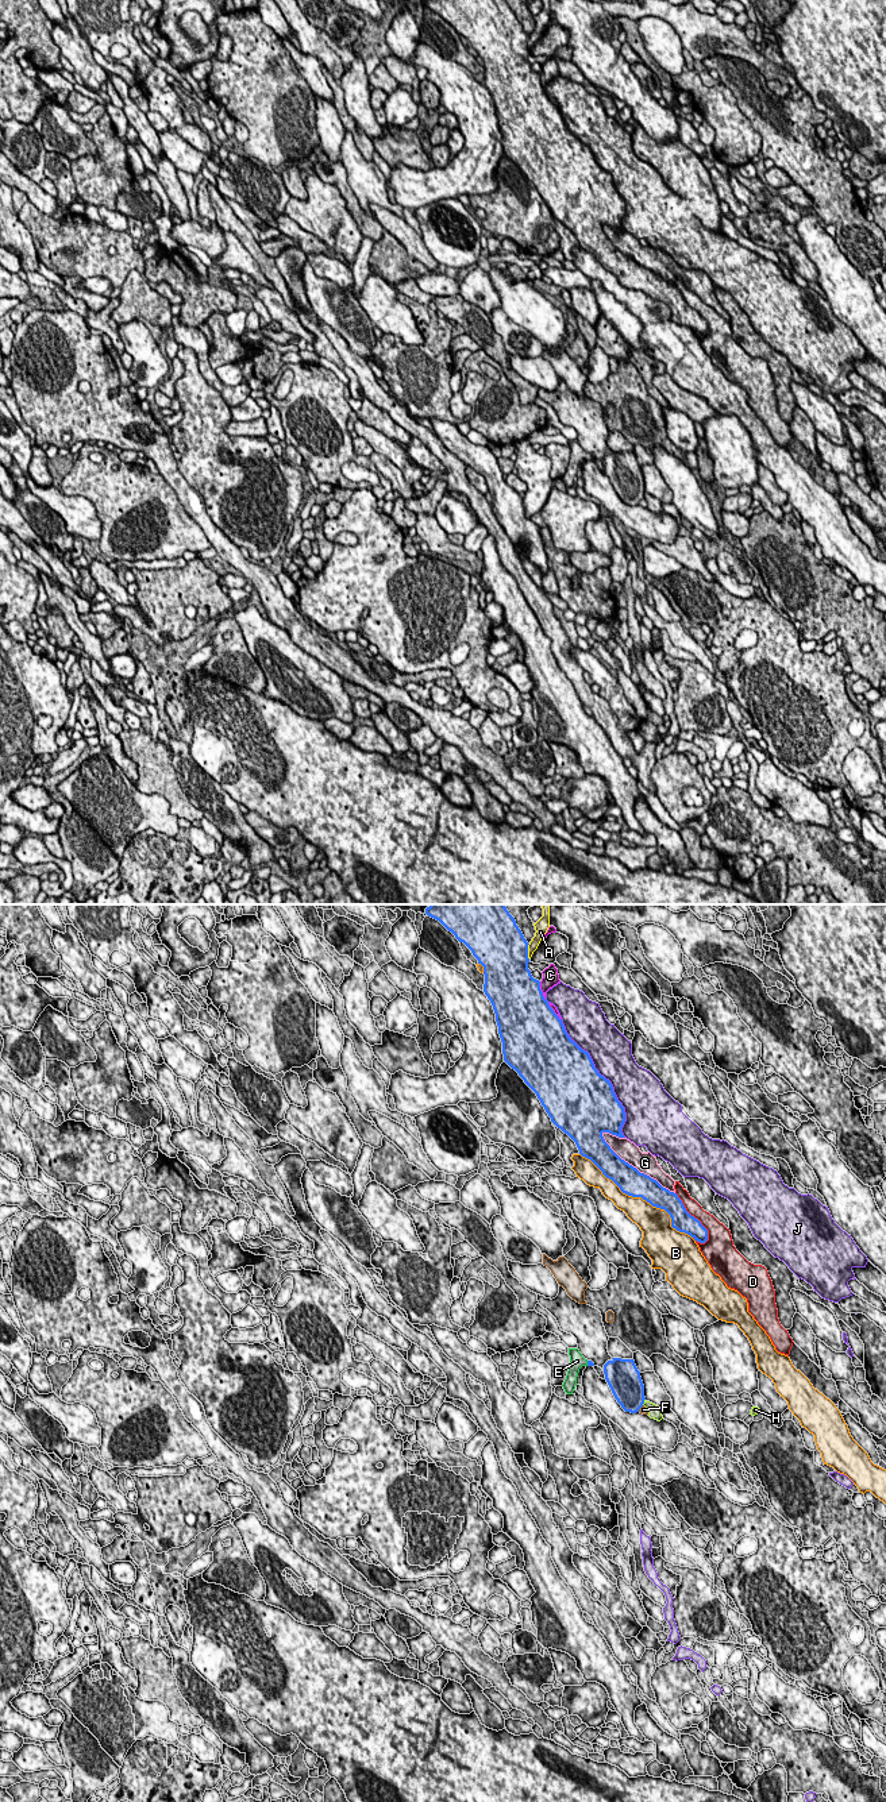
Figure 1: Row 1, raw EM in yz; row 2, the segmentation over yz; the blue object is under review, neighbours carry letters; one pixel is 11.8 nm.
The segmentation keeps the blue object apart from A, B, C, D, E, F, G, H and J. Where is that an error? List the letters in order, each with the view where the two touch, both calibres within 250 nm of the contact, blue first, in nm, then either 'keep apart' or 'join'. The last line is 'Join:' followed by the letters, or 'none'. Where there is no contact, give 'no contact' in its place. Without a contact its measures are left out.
A: yz | 500/120 nm | keep apart
B: yz | 320/300 nm | keep apart
C: yz | 500/190 nm | keep apart
D: yz | 240/180 nm | keep apart
E: yz | 60/180 nm | join
F: yz | 360/90 nm | keep apart
G: yz | 320/240 nm | keep apart
H: yz | 380/160 nm | keep apart
J: yz | 500/460 nm | keep apart
Join: E

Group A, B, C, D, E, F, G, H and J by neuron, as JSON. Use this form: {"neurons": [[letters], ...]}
{"neurons": [["A", "G"], ["B"], ["C"], ["D"], ["E"], ["F"], ["H"], ["J"]]}

